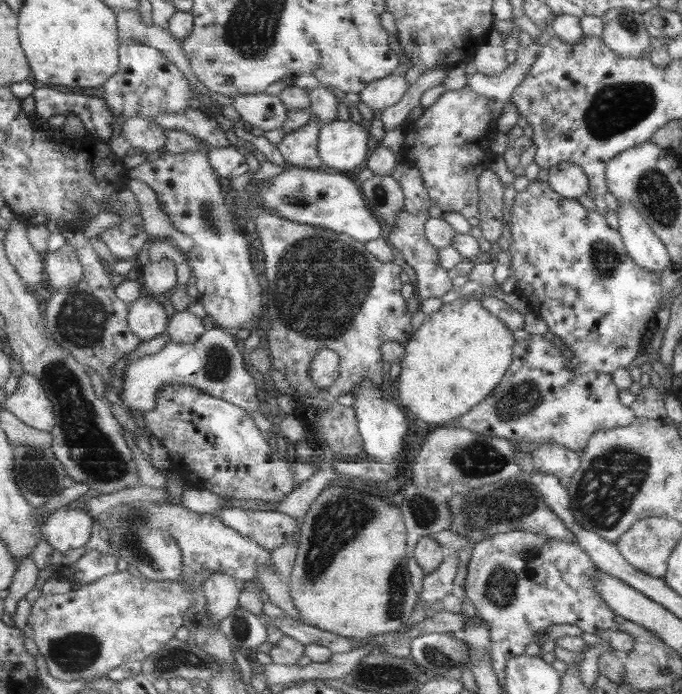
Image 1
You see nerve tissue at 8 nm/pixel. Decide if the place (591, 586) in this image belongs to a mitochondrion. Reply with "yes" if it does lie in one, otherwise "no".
no

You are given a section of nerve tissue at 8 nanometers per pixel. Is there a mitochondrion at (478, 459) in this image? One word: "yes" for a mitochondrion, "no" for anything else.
yes

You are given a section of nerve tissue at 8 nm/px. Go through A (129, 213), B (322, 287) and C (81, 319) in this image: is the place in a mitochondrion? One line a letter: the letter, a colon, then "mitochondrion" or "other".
A: other
B: mitochondrion
C: mitochondrion

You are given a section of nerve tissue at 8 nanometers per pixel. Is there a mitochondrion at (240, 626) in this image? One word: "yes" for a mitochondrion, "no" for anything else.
yes

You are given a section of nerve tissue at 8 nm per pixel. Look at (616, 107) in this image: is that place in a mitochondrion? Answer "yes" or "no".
yes

